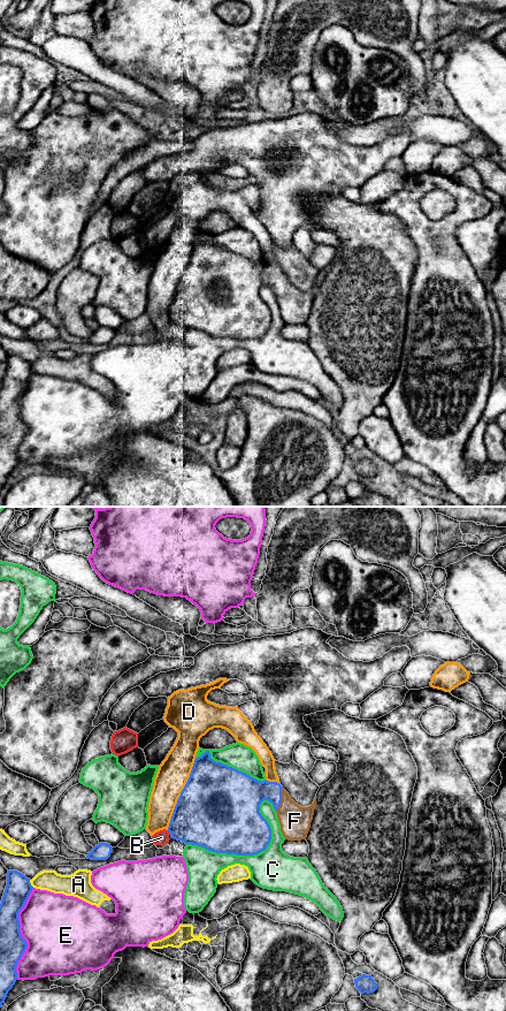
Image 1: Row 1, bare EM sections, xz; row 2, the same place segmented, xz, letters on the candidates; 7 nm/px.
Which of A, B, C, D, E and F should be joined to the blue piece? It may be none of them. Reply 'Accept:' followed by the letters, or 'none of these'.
Accept: F

